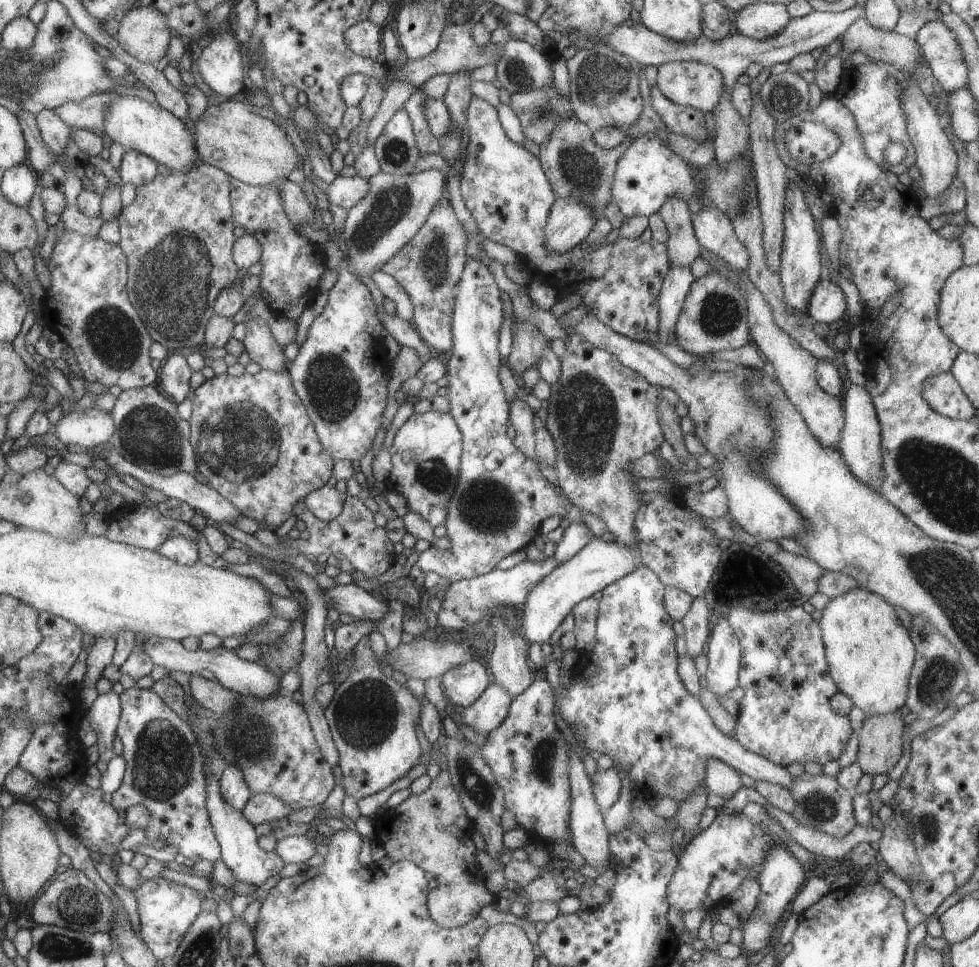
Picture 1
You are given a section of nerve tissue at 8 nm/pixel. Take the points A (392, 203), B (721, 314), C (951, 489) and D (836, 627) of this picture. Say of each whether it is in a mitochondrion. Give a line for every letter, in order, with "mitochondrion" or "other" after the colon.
A: mitochondrion
B: mitochondrion
C: mitochondrion
D: other

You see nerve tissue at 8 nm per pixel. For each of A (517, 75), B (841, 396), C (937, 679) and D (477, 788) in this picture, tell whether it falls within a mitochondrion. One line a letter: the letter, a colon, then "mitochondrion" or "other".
A: mitochondrion
B: other
C: mitochondrion
D: mitochondrion

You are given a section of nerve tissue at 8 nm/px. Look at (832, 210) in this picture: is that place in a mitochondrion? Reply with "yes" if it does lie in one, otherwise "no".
no

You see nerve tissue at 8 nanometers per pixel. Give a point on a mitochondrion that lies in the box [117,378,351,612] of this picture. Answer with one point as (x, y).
(242, 440)

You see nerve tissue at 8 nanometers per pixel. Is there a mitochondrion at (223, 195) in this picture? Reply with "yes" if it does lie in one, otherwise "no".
no

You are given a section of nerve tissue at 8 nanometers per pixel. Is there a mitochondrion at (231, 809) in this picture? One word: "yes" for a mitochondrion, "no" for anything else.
no

